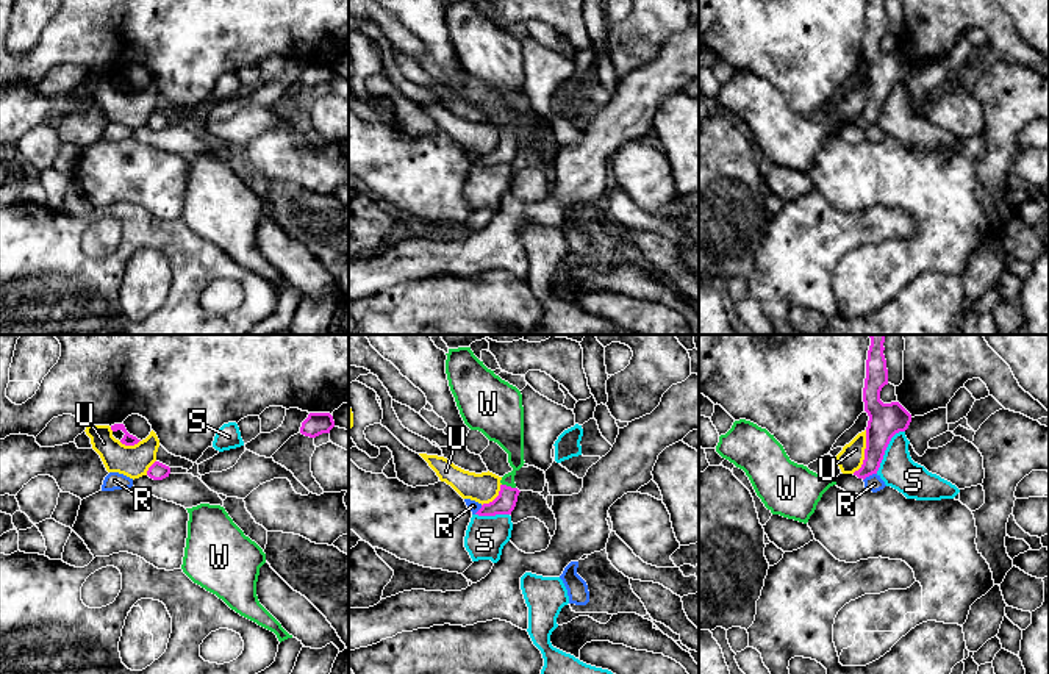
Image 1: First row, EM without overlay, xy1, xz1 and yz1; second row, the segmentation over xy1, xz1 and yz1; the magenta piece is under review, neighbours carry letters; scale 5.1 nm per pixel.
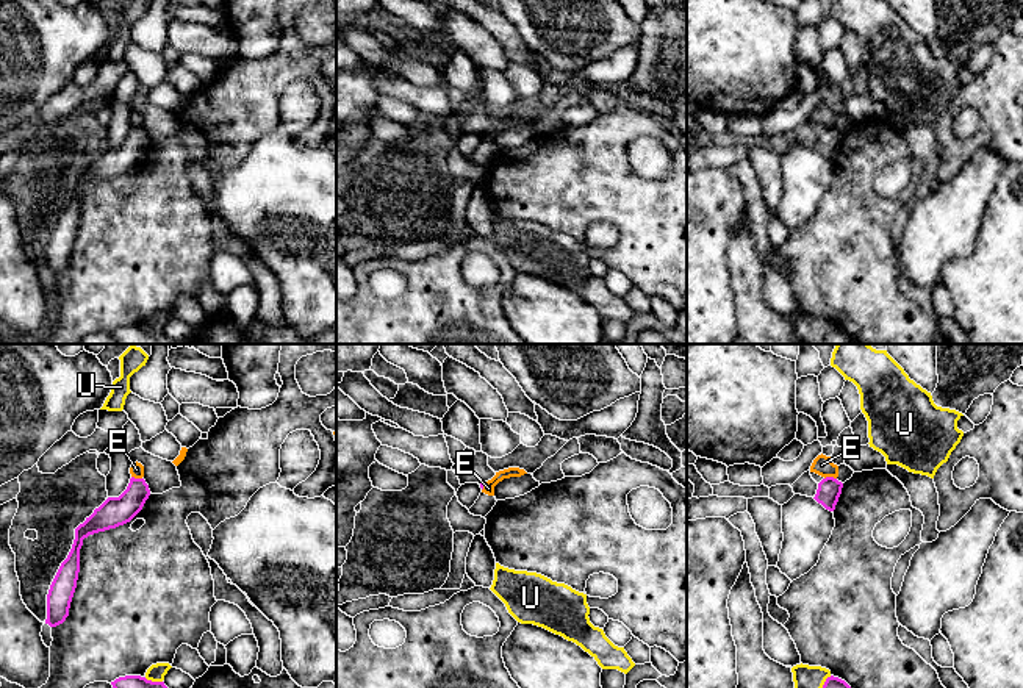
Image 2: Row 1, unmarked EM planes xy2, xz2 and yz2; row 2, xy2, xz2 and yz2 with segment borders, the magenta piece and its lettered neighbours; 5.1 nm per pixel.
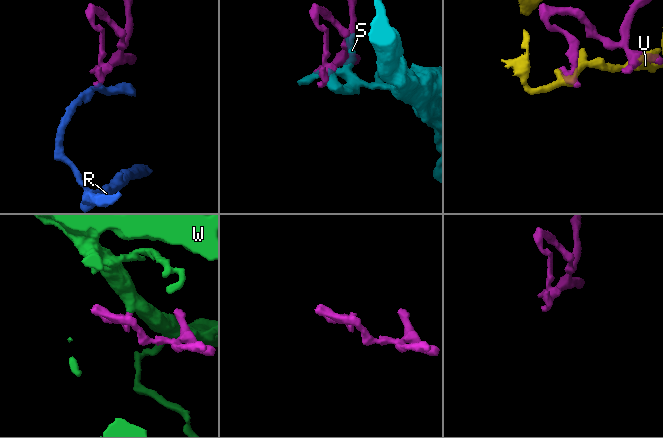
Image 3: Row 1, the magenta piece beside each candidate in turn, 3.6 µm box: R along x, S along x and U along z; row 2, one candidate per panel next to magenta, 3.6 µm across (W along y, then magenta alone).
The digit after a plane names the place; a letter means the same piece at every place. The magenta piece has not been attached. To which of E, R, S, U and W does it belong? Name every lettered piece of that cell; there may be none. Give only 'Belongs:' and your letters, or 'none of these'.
Belongs: W

